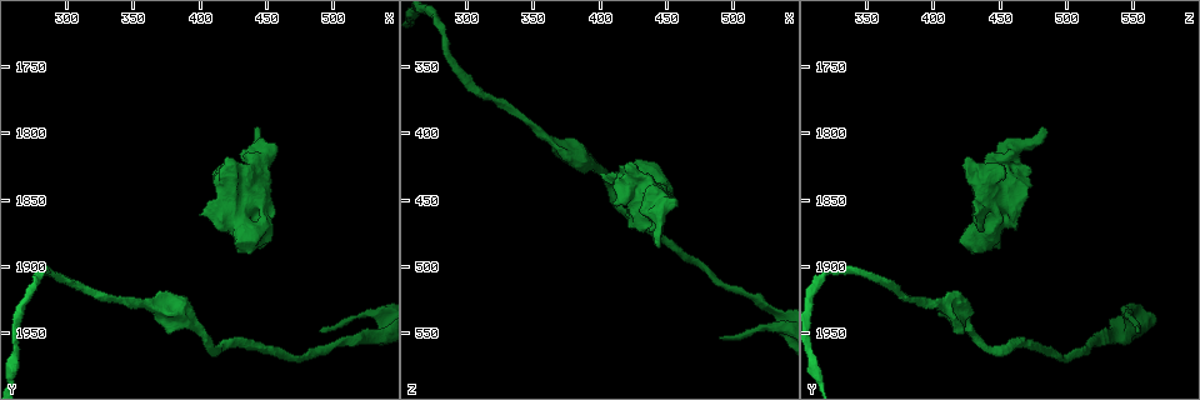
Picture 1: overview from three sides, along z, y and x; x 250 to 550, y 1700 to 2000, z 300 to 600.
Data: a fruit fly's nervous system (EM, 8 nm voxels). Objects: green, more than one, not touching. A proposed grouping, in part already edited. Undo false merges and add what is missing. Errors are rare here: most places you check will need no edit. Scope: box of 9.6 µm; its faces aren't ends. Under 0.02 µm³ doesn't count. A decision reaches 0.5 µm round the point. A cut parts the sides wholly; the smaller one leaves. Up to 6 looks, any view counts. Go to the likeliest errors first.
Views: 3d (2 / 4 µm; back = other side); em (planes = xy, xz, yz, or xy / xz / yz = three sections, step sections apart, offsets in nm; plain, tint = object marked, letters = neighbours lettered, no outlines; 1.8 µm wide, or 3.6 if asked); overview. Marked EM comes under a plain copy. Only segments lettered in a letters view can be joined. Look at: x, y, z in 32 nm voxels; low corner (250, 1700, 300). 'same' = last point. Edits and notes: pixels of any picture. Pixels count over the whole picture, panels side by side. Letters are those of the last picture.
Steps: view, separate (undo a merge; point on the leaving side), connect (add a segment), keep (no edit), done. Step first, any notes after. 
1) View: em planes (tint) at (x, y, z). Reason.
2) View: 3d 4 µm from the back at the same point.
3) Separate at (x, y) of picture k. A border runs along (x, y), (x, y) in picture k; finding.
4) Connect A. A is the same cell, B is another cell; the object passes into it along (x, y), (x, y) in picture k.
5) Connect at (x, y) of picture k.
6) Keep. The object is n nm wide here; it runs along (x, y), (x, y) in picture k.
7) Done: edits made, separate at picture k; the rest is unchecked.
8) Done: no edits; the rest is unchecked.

View: em planes (letters) at (492, 1946, 554).

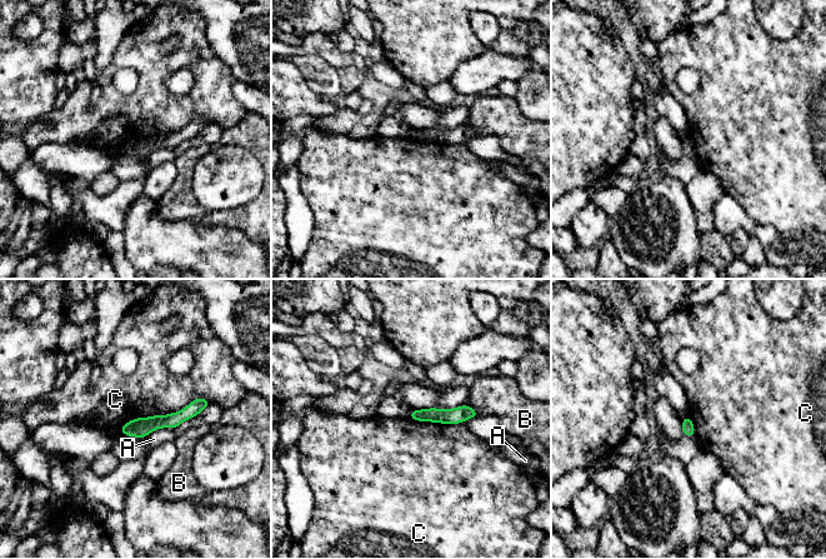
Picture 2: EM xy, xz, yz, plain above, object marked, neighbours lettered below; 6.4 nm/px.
Keep. A, B and C are other cells; a border runs along (211, 403), (195, 398), (120, 428) in picture 2; no lettered segment goes on from it.

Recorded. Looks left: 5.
View: 3d 4 µm at (452, 1864, 446). Branch stops here.

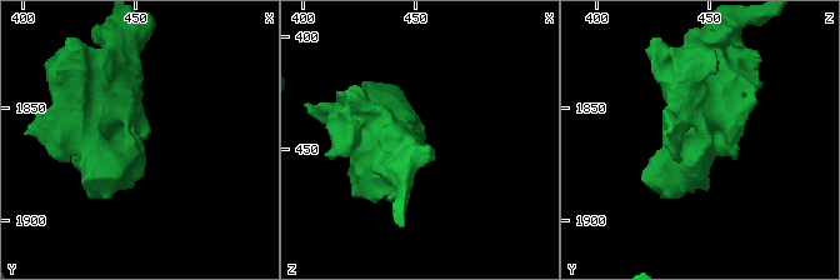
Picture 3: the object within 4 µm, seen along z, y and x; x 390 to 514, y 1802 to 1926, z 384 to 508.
View: em planes (letters) at (453, 1863, 445). Shape alone is not enough.

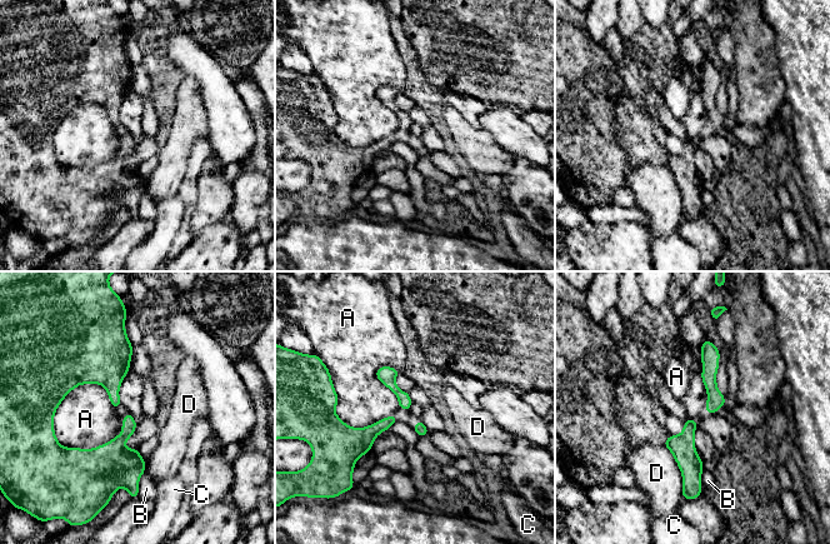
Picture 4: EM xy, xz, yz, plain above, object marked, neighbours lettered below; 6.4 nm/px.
Keep. A, B, C and D are other cells; a border runs along (101, 384), (60, 403), (60, 445) in picture 4; no lettered segment goes on from it.

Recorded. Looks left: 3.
View: em yz step 16 (tint) at (442, 1794, 480). Branch stops here.

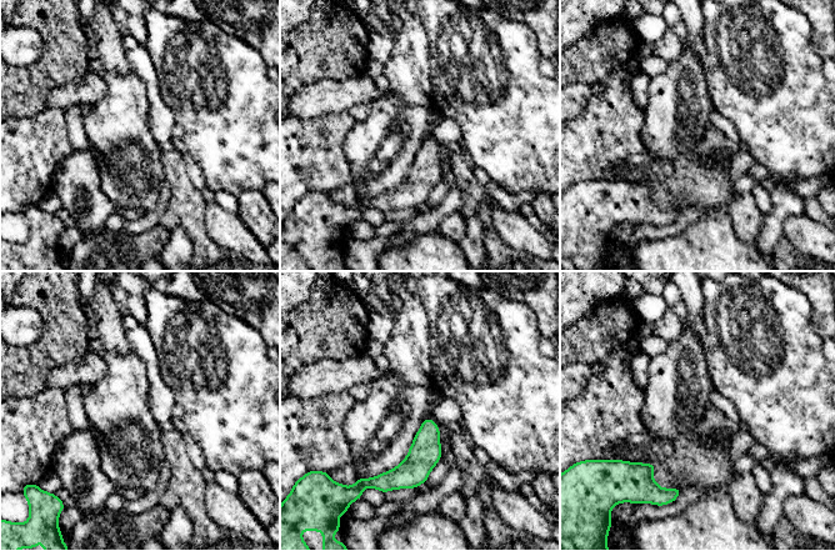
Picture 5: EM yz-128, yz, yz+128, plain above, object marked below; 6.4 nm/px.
View: em planes (letters) at the same point. Another direction.

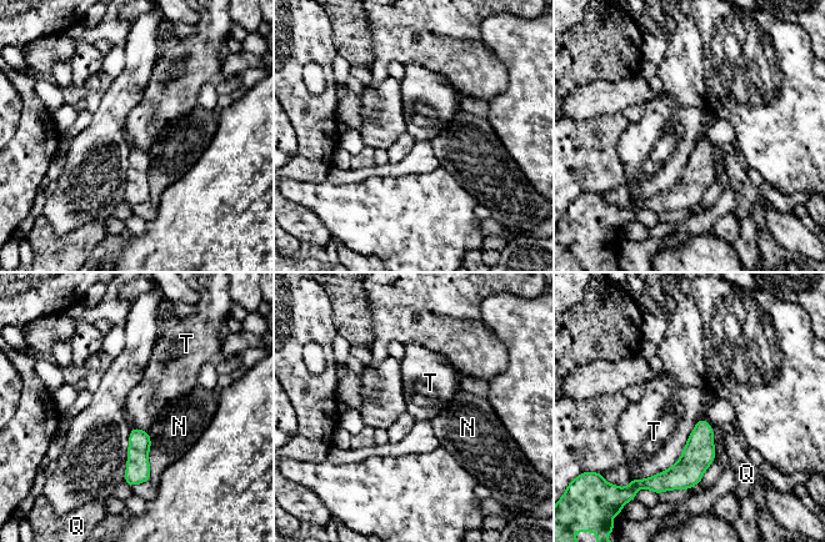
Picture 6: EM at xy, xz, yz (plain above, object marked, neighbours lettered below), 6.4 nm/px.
Keep. N, Q and T are other cells; a border runs along (699, 420), (669, 467), (638, 478) in picture 6; no lettered segment goes on from it.

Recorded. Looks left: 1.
Done: no edits; the rest is unchecked.

